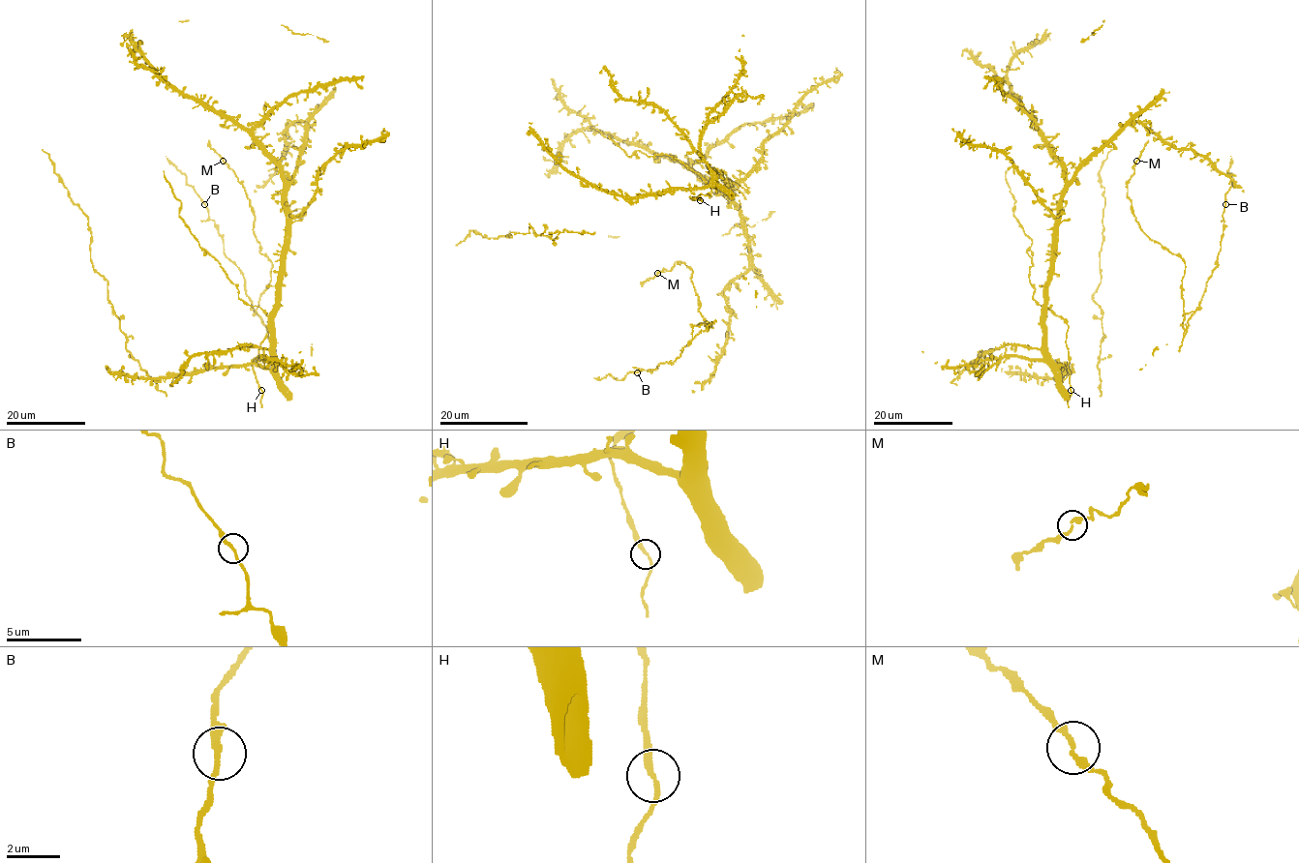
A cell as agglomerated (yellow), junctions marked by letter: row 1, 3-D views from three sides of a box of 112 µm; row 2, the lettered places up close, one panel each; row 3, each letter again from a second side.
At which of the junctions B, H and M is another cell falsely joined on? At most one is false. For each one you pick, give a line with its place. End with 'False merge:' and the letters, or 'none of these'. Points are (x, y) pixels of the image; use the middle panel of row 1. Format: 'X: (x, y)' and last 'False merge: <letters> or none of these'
False merge: none of these

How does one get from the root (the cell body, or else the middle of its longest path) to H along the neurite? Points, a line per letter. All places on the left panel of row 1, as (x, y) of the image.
H: (289, 183), (286, 192), (286, 257), (273, 318), (272, 368), (252, 363), (261, 390)

